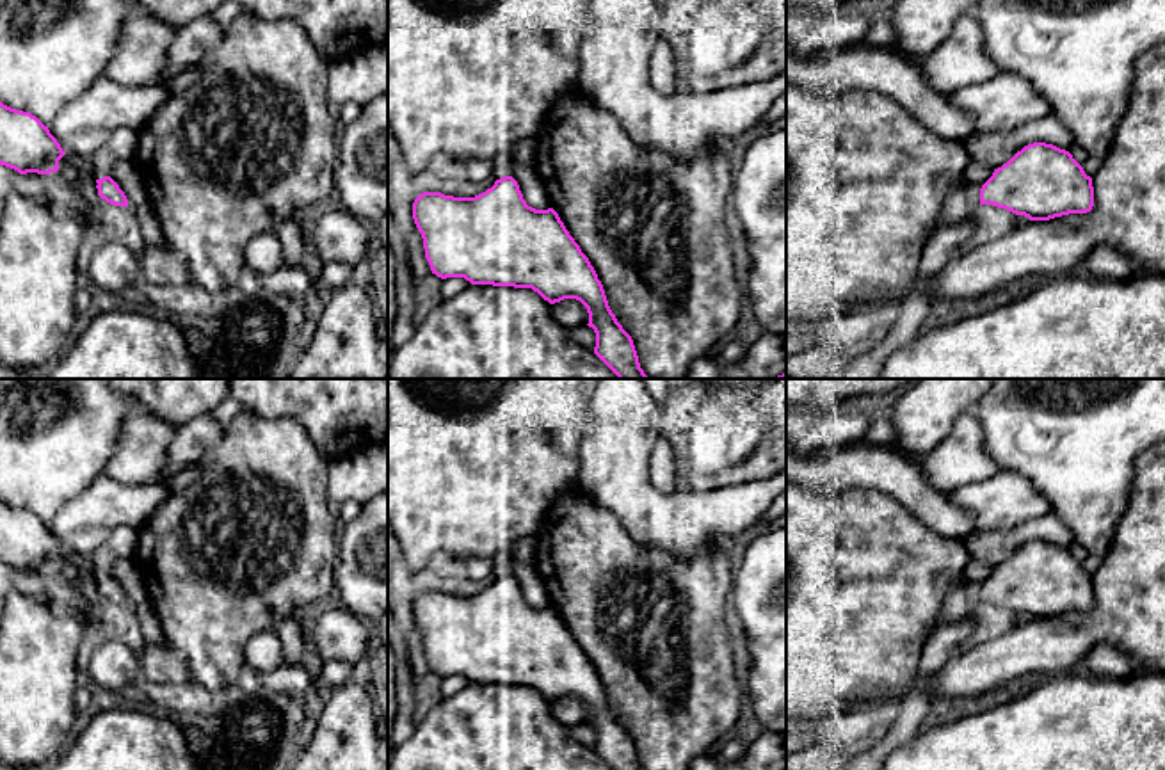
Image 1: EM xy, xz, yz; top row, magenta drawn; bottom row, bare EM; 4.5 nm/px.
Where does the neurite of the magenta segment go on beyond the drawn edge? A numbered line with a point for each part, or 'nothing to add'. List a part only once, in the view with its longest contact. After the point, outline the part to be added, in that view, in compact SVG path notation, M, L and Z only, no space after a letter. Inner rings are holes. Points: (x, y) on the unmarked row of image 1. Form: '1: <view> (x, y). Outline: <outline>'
1: yz (961, 600). Outline: M960 580L955 587L952 587L939 610L937 628L953 624L971 614L980 603L980 587L980 583L968 580Z

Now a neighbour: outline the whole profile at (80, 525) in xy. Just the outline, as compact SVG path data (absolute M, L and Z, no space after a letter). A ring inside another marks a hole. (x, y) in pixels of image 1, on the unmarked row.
M103 473L64 503L48 528L66 553L91 555L117 526L141 532L167 494L158 484L128 485Z

